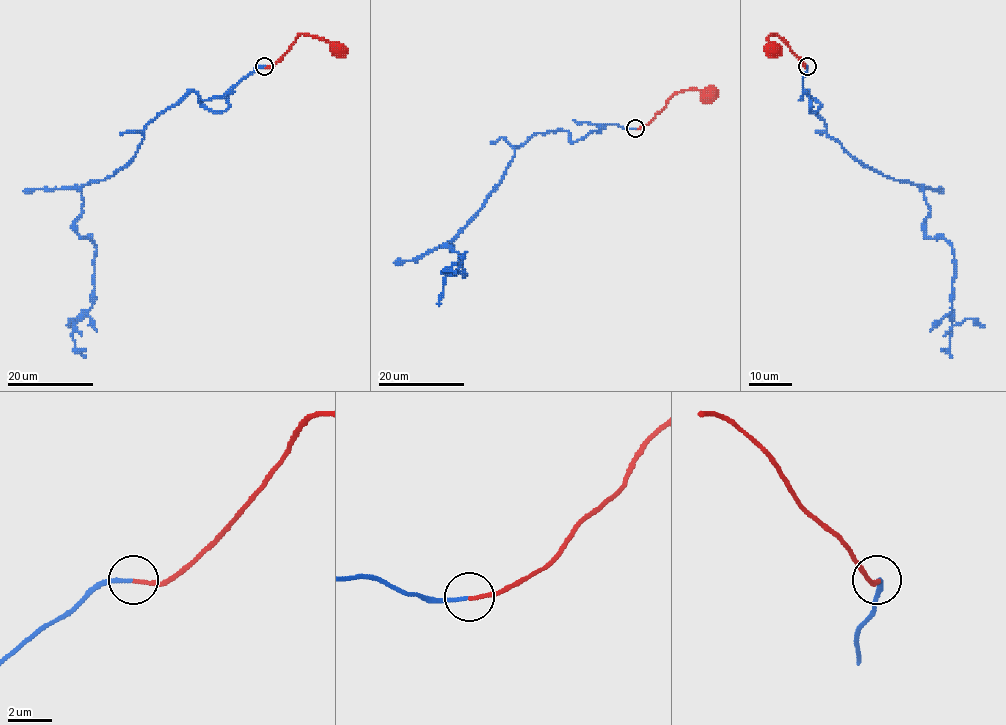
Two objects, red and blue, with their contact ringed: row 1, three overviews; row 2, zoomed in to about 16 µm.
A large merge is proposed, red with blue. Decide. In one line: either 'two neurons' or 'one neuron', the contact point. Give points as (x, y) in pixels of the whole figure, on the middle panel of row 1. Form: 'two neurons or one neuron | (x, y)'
one neuron | (635, 128)

